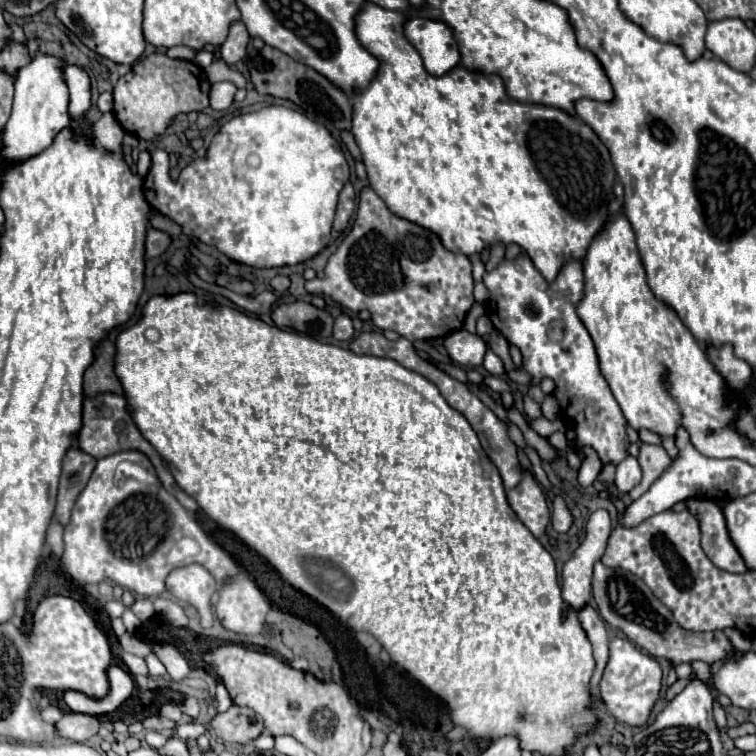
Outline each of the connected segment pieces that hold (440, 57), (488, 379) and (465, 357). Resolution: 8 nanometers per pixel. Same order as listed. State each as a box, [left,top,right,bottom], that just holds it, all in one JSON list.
[[404,17,458,75],[484,375,510,393],[444,329,486,367]]

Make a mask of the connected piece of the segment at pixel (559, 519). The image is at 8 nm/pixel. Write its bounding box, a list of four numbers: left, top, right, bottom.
[552,497,572,533]

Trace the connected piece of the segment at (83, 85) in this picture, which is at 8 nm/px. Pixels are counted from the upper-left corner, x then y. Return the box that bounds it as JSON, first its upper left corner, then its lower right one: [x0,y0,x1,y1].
[64,65,90,117]

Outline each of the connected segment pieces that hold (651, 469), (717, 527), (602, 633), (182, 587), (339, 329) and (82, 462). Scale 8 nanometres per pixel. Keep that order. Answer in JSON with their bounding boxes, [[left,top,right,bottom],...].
[[630,443,670,495],[686,499,748,573],[578,607,608,693],[166,565,218,627],[334,313,354,341],[54,447,96,525]]

